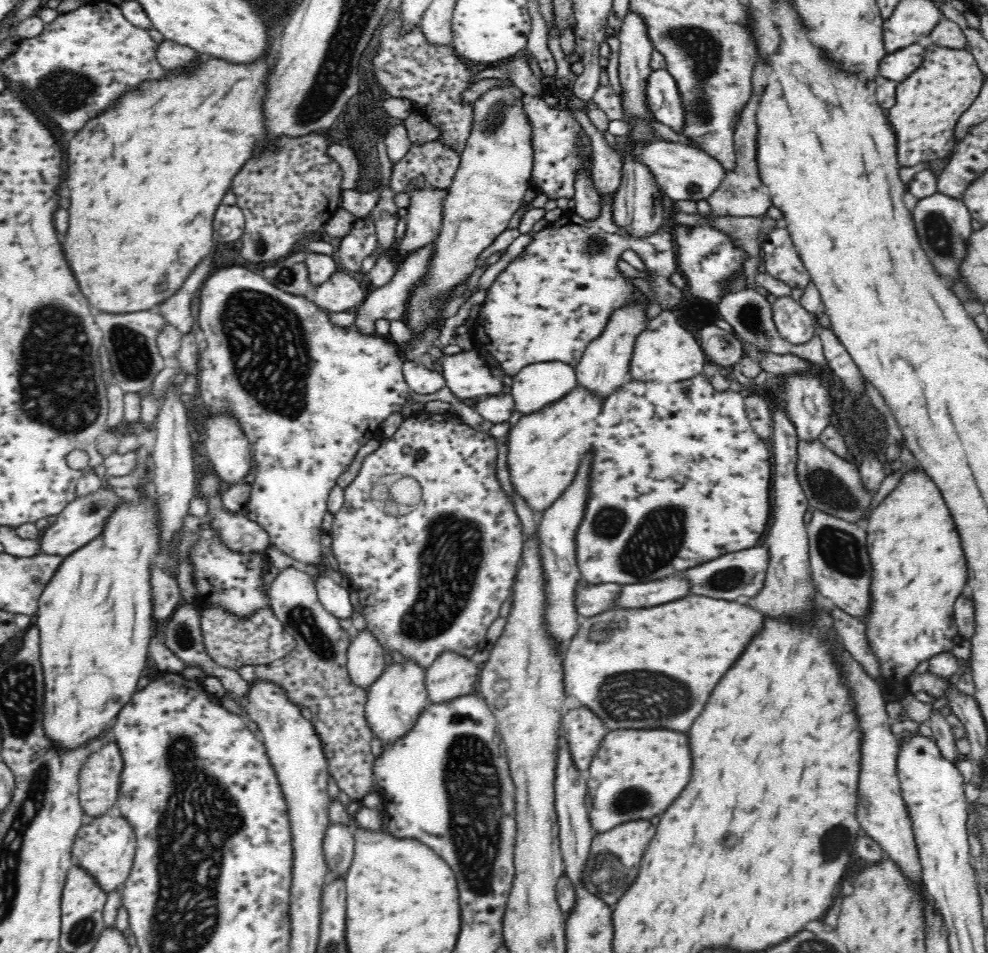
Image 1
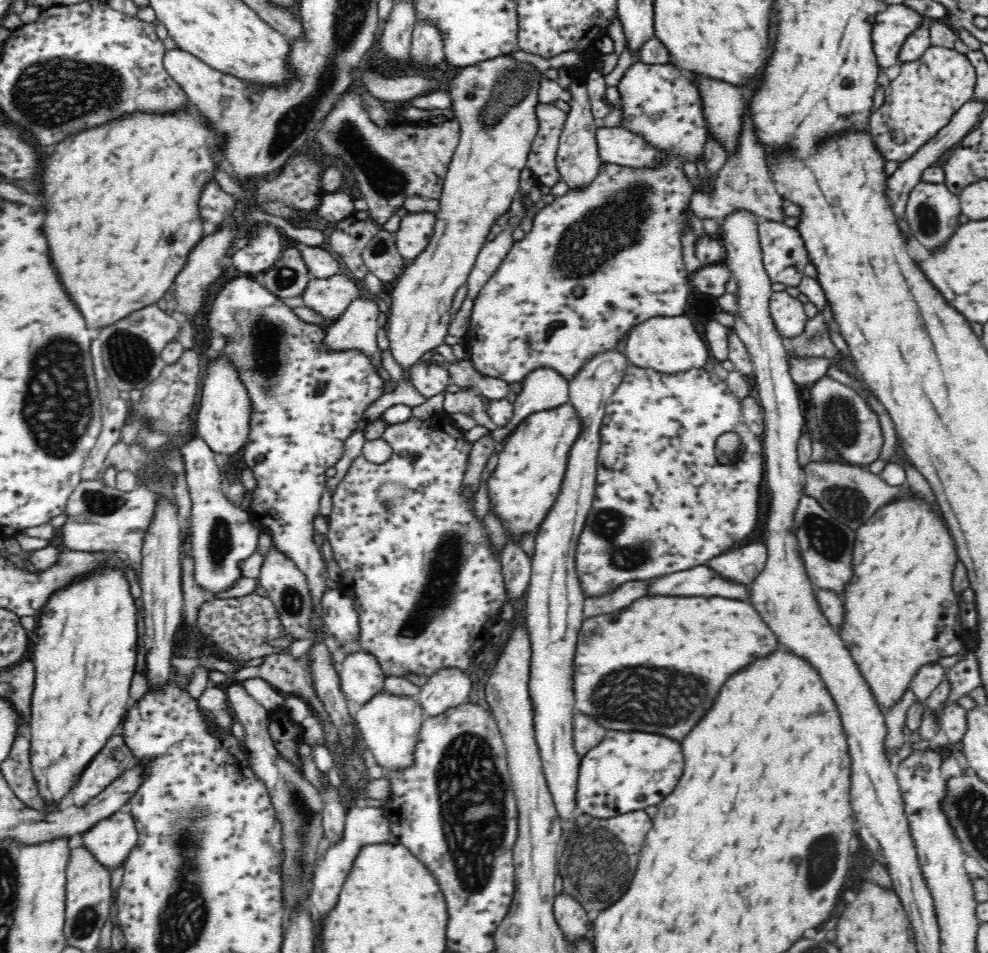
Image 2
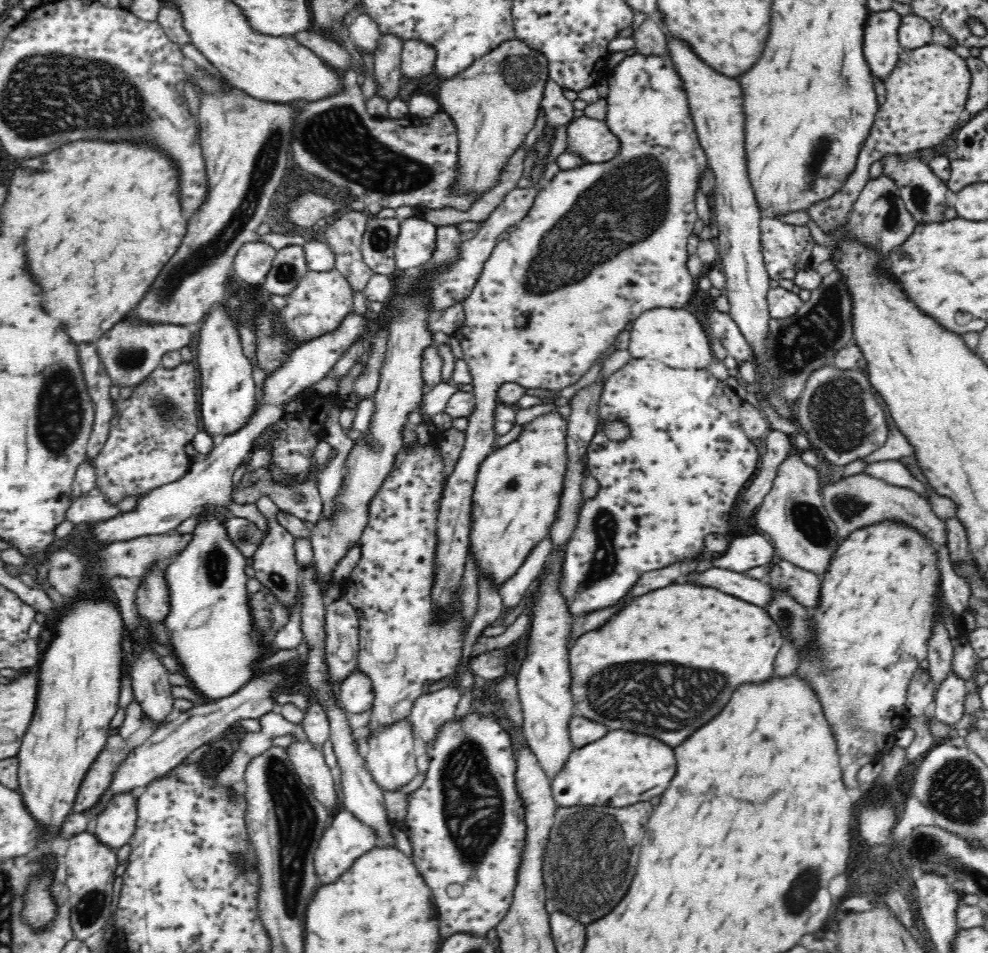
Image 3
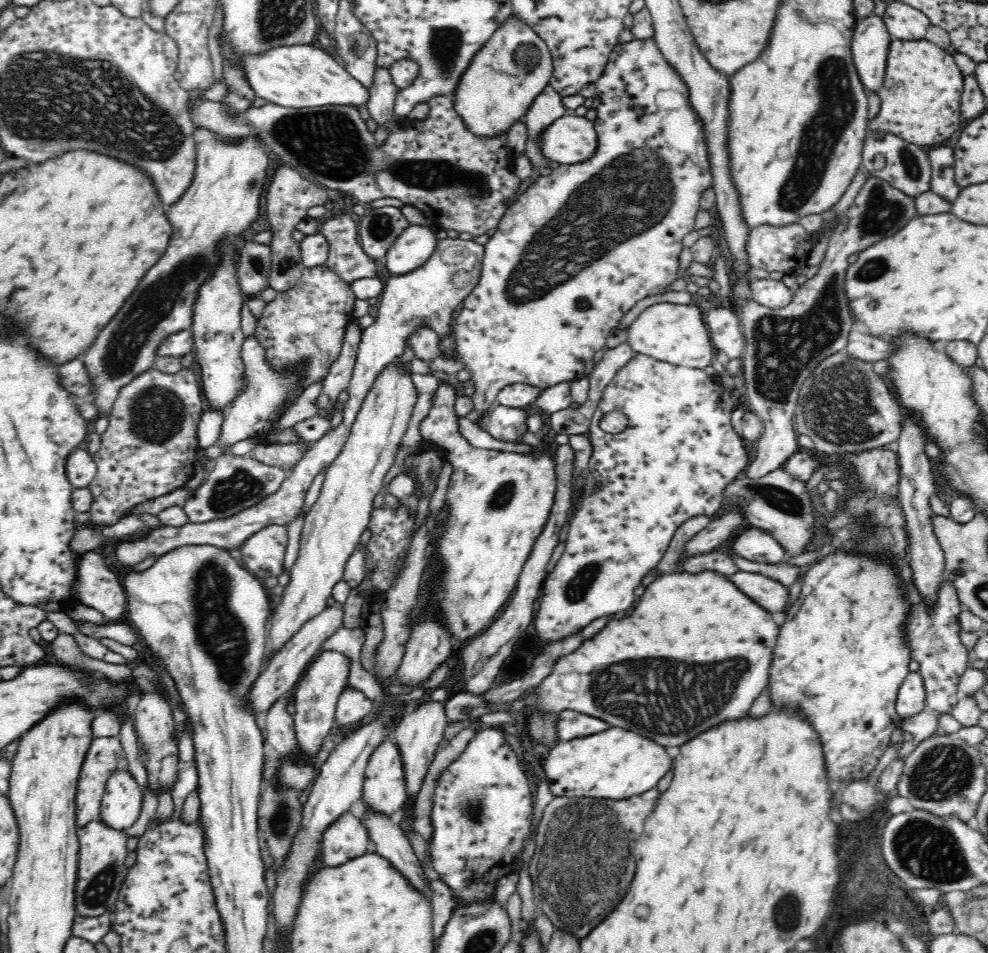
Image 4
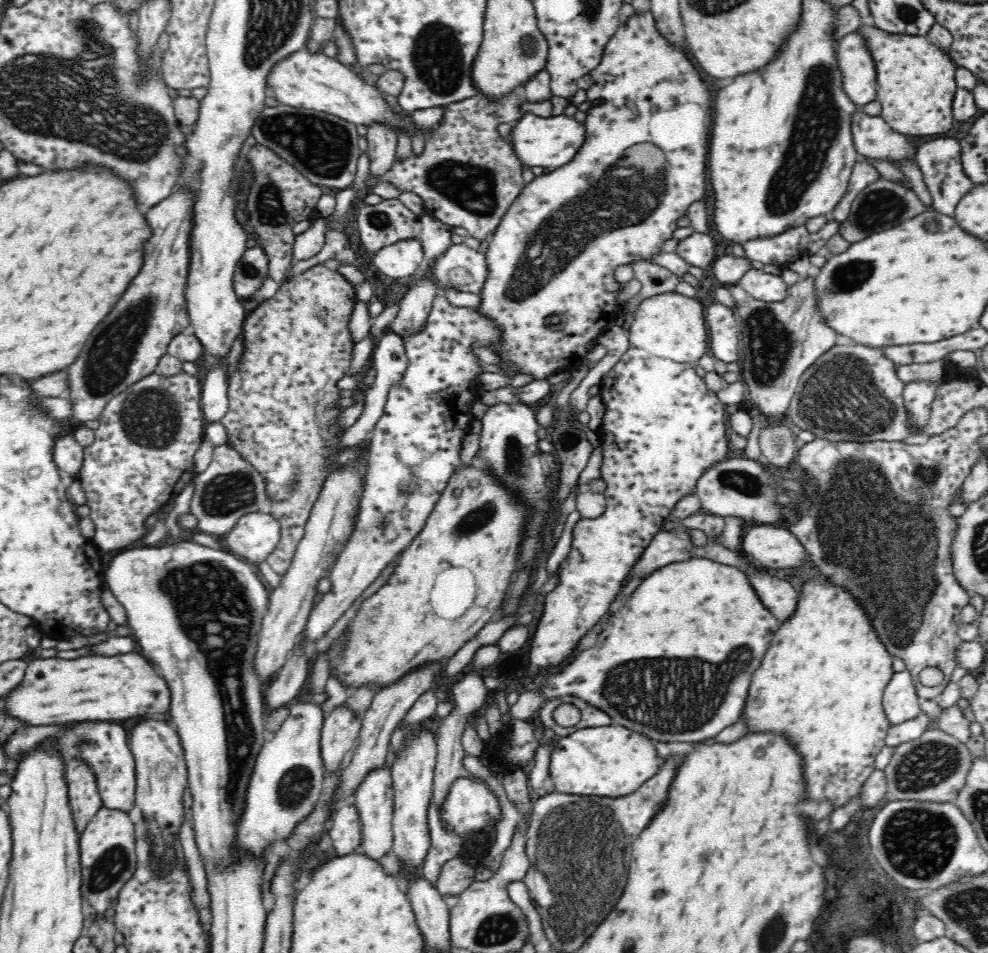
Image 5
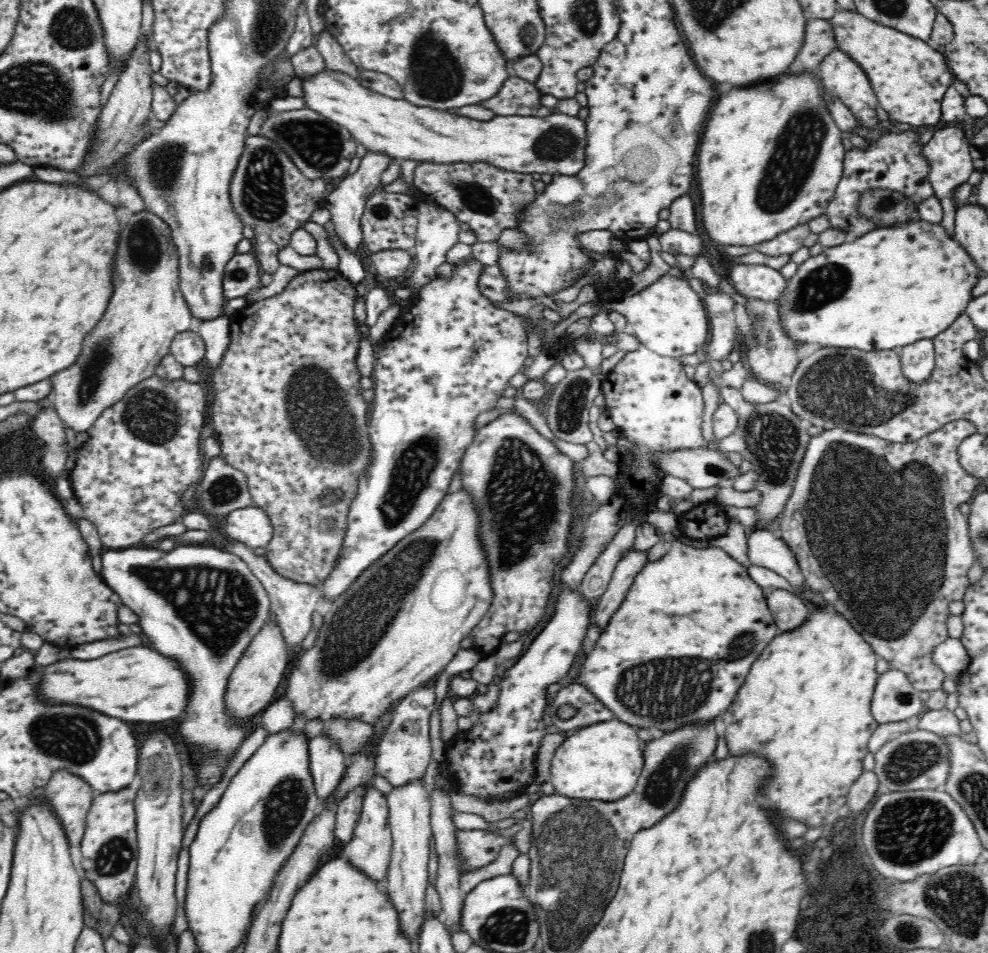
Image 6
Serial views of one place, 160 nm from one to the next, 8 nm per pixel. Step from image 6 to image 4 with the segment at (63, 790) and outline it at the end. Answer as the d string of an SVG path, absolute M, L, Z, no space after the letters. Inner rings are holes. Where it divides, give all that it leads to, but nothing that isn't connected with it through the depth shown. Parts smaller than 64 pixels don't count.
M120 737L95 738L80 773L76 794L76 826L100 821L101 801L112 773L126 759Z

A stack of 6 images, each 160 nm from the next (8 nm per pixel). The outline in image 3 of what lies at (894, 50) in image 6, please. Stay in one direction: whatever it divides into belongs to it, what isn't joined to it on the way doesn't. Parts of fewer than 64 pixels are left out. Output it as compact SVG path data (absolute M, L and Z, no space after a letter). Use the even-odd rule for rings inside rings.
M931 43L916 50L903 50L896 68L884 81L888 96L877 109L874 124L859 150L854 172L849 175L841 189L830 198L804 208L808 217L825 233L833 232L849 217L853 204L870 179L869 170L873 162L886 155L917 154L924 148L932 148L940 144L948 134L958 128L960 114L967 103L971 80L966 59L956 54L953 48Z

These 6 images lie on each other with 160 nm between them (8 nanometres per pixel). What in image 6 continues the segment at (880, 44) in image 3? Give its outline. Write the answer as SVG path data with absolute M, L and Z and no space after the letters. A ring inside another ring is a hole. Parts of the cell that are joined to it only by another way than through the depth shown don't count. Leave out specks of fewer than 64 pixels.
M837 47L822 59L817 70L825 88L850 108L868 130L874 130L878 98L864 69Z

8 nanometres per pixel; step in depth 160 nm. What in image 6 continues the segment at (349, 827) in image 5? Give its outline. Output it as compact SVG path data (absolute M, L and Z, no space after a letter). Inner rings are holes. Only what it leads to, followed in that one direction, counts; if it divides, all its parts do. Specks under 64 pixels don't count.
M365 787L348 794L336 809L334 834L344 845L352 840L353 830L361 816Z

